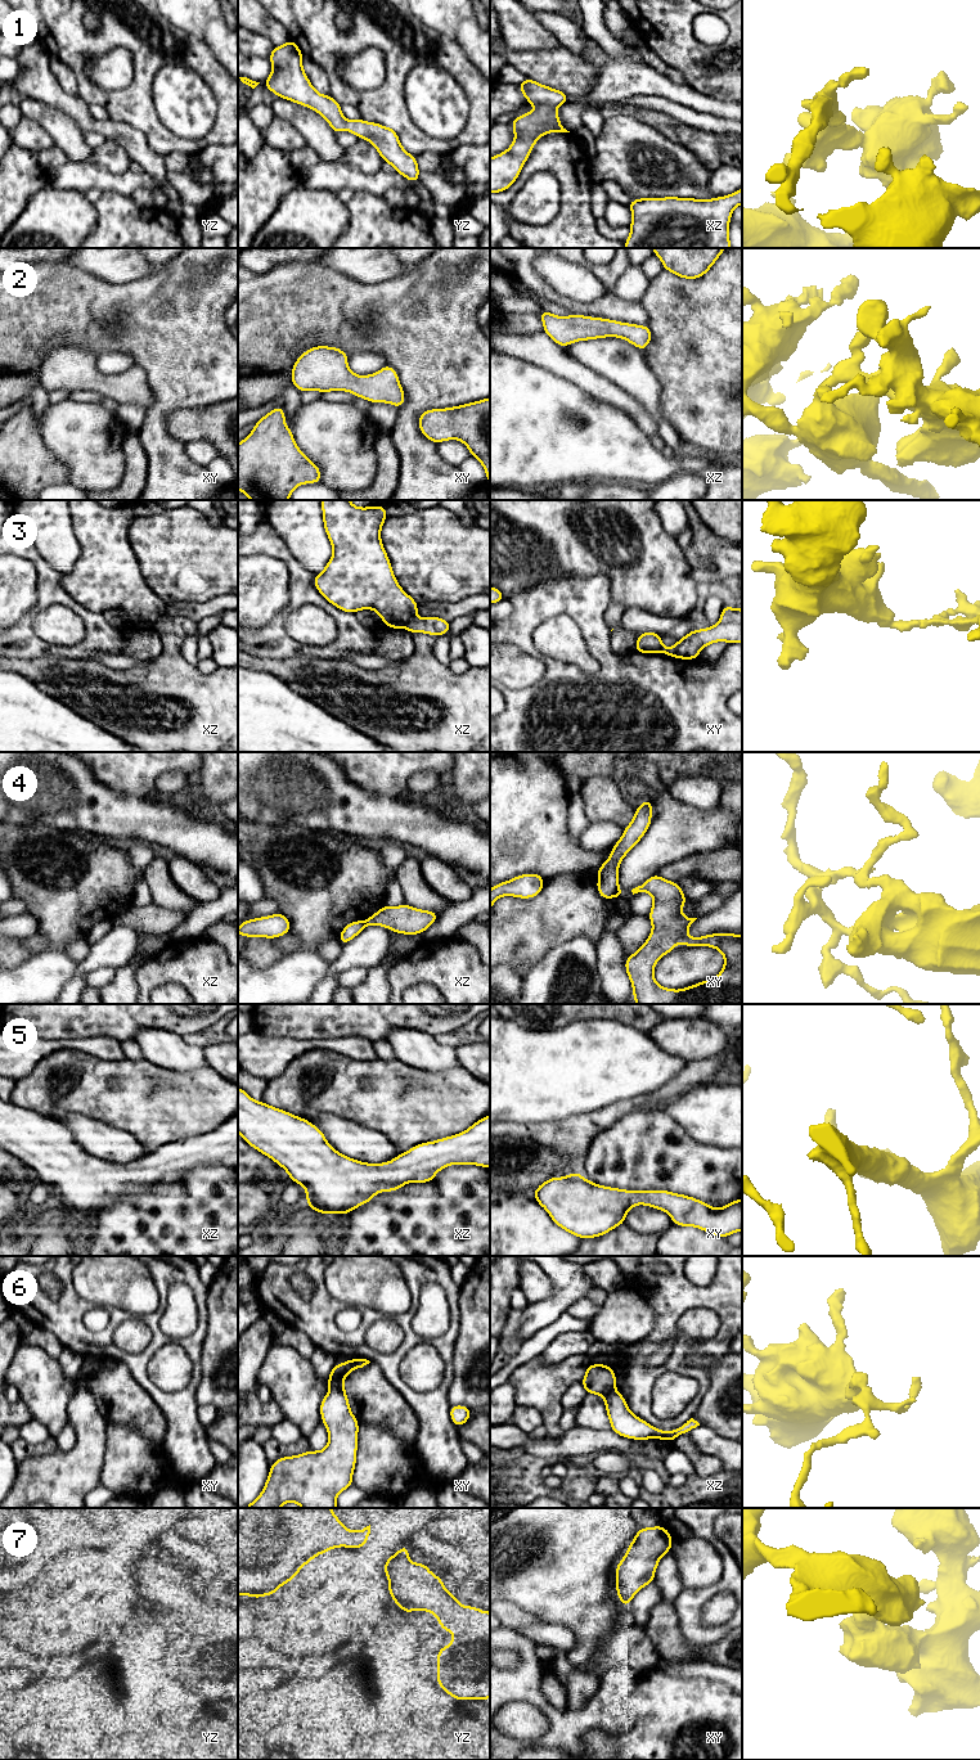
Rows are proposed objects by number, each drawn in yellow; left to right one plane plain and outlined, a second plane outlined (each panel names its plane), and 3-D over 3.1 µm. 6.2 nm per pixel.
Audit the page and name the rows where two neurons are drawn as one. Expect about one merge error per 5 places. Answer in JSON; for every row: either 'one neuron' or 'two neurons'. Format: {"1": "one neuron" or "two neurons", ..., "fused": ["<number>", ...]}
{"1": "one neuron", "2": "one neuron", "3": "two neurons", "4": "two neurons", "5": "one neuron", "6": "two neurons", "7": "one neuron", "fused": ["3", "4", "6"]}

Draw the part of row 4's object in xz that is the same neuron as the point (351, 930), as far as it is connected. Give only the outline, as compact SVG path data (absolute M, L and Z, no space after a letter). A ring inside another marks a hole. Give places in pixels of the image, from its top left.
M355 920L350 922L345 926L342 932L338 936L338 941L343 945L350 942L354 937L356 937L363 929L365 928L365 924L363 920Z

